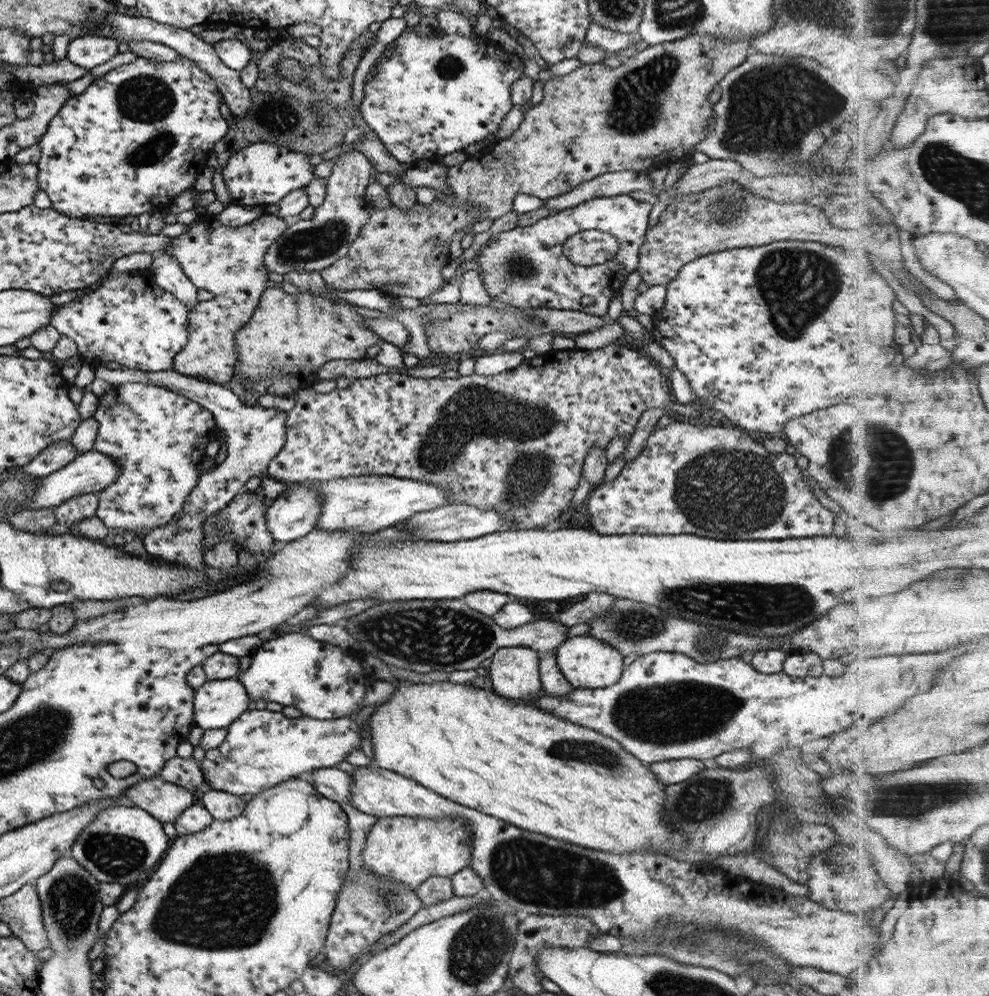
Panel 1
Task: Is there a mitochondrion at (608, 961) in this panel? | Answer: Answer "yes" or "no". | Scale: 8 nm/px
no

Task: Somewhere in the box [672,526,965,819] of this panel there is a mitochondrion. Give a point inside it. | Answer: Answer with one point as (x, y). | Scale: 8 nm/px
(708, 642)

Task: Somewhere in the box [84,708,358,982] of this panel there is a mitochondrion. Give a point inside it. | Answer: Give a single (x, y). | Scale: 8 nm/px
(208, 897)

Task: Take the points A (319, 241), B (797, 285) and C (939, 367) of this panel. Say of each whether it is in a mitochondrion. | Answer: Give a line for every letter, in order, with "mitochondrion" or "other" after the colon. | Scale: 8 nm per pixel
A: mitochondrion
B: mitochondrion
C: other

